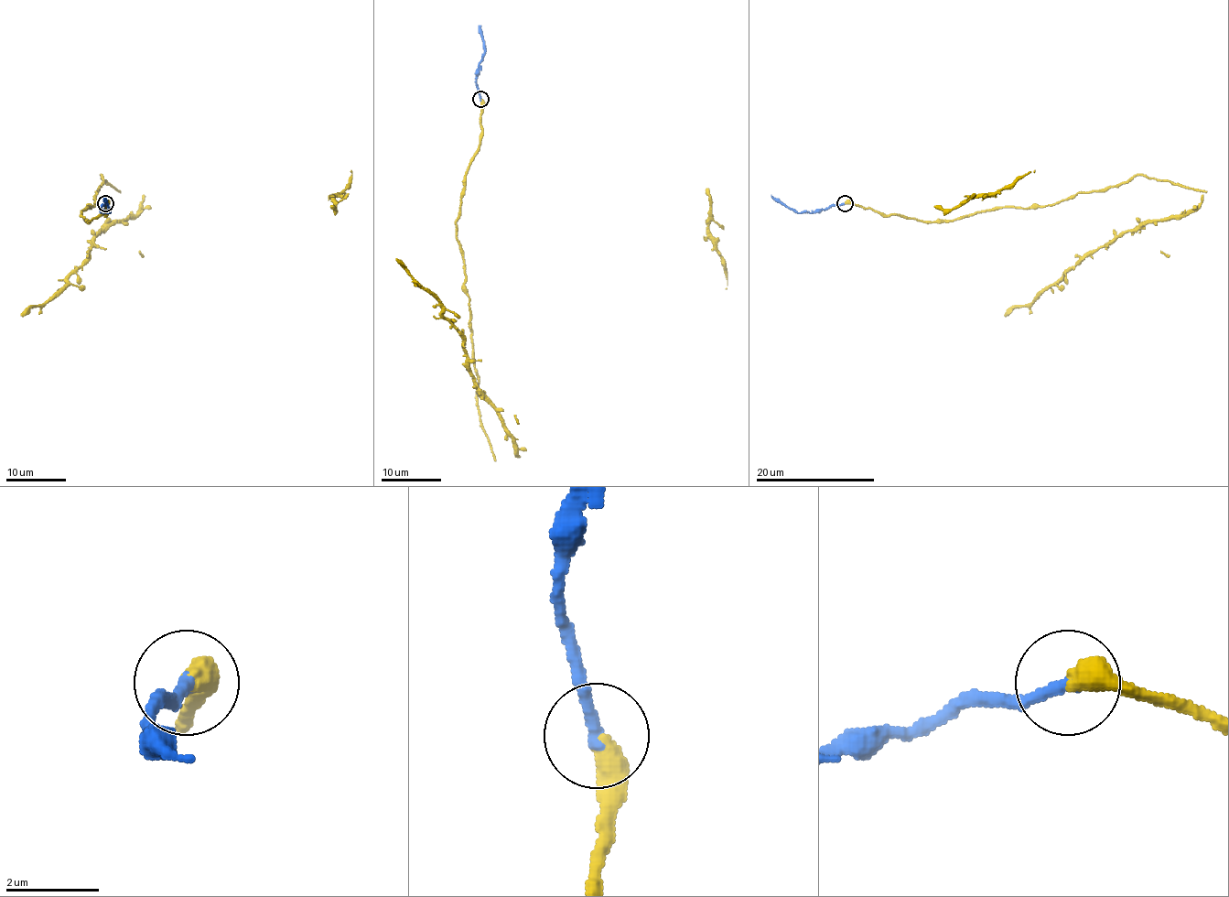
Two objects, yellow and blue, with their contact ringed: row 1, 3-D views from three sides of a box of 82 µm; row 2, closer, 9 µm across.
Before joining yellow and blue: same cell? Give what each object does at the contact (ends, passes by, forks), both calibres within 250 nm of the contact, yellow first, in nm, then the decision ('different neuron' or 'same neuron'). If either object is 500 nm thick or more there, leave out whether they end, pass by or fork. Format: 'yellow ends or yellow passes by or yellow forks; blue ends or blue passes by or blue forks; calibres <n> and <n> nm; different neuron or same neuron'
yellow ends; blue ends; calibres 480 and 280 nm; same neuron

